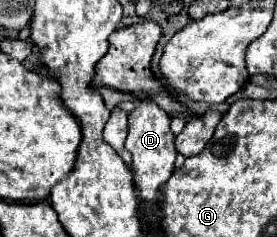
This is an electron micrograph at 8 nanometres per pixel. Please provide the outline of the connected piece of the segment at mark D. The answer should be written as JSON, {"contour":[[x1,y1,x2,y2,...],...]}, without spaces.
{"contour":[[135,100,135,110,129,112,129,134,125,140,125,148,133,154,133,176,135,176,135,186,139,190,139,196,147,202,157,202,161,198,161,186,167,182,167,178,173,174,173,162,177,156,175,150,175,136,169,128,169,114,165,110,161,110,157,104,153,104,153,100]]}

